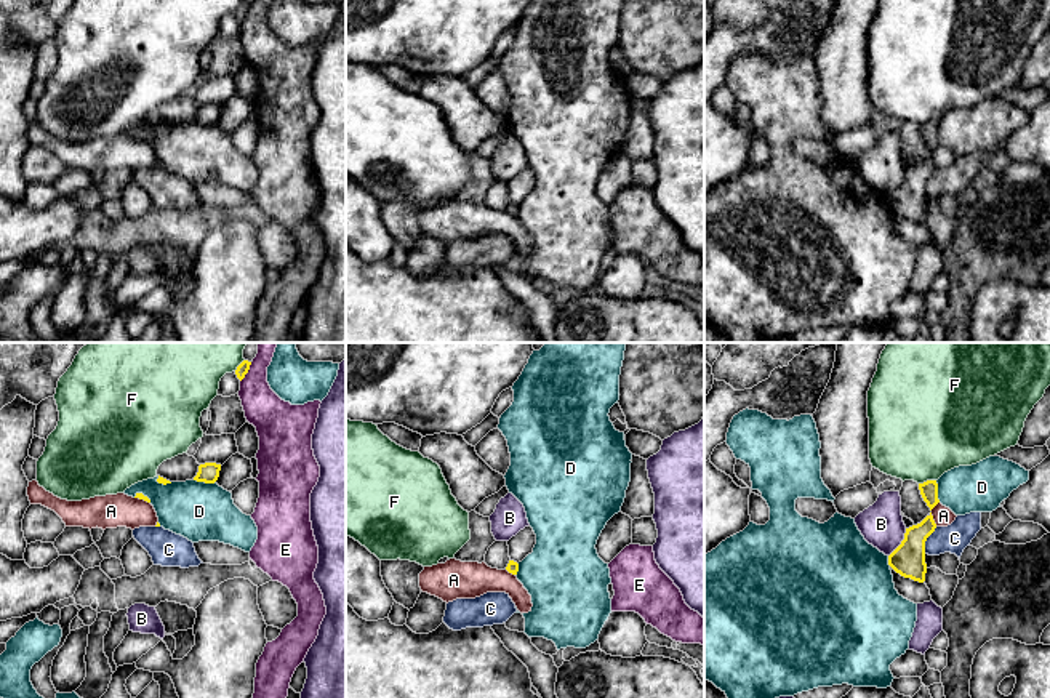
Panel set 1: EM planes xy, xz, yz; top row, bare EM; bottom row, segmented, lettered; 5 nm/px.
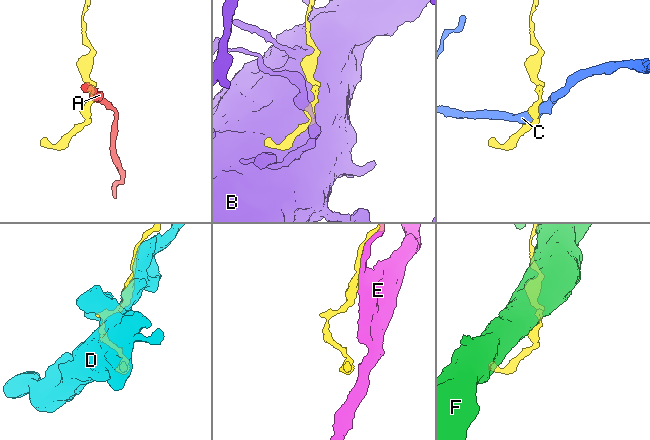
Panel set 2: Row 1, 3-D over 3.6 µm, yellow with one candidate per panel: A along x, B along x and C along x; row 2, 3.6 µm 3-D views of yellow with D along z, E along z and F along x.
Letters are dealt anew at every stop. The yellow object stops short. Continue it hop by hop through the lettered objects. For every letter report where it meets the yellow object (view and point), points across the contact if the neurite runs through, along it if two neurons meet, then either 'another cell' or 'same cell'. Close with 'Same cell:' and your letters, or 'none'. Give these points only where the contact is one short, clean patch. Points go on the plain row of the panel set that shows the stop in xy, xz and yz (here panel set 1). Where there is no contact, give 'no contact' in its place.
A: yz (932, 160) | along yz (930, 154), (937, 167) | another cell
B: yz (901, 184) | another cell
C: yz (925, 181) | another cell
D: xy (205, 124) | another cell
E: xy (247, 13) | another cell
F: yz (927, 122) | another cell
Same cell: none

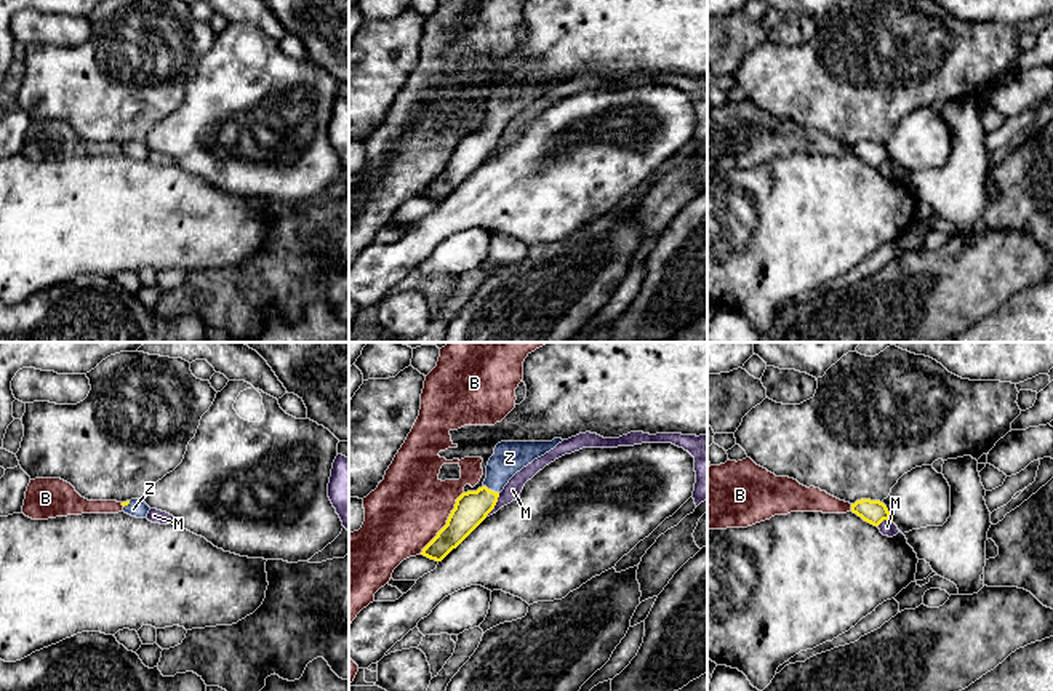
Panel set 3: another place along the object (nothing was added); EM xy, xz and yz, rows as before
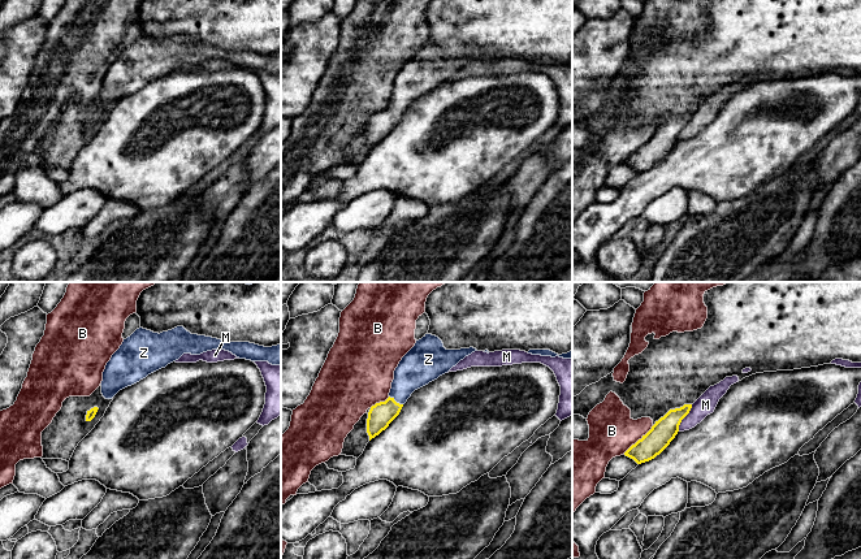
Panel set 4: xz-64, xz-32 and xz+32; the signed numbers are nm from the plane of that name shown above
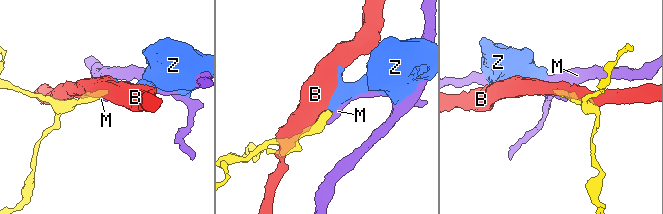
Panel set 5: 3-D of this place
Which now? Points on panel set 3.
B: xz (447, 165) | another cell
M: xz (495, 146) | along xz (500, 135), (495, 147), (485, 157) | another cell
Z: xz (490, 131) | across xz (471, 151), (490, 131), (500, 111), (509, 99) | same cell
Same cell: Z

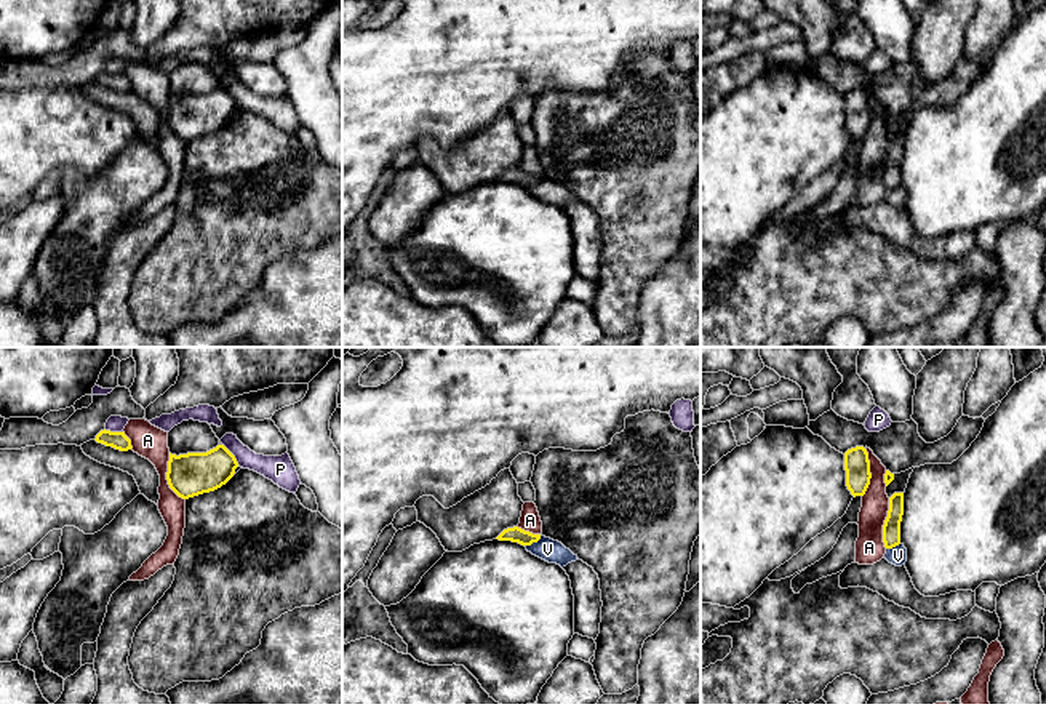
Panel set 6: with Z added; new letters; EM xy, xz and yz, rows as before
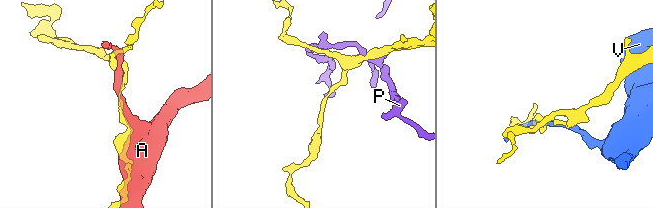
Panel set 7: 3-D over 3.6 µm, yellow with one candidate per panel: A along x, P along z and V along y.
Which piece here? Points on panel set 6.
A: yz (885, 165) | another cell
P: xy (232, 96) | another cell
V: xz (533, 183) | another cell
Same cell: none

